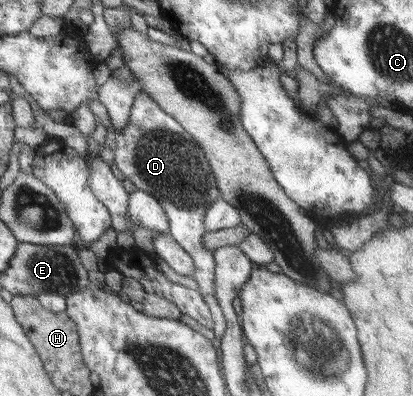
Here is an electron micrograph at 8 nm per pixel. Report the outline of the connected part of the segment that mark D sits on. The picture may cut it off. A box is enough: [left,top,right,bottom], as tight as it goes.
[112,92,222,294]

